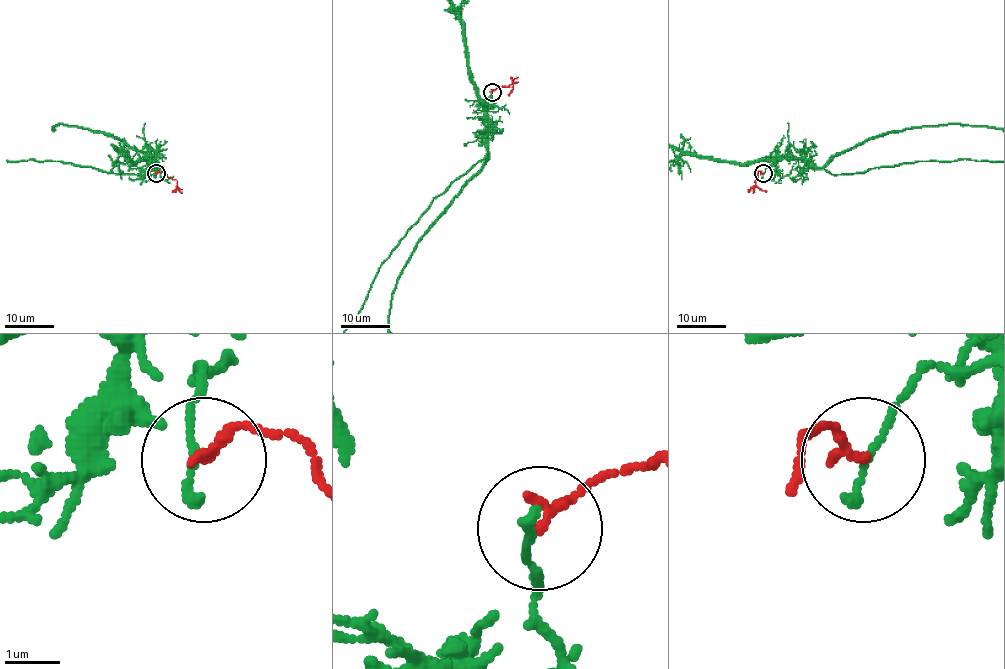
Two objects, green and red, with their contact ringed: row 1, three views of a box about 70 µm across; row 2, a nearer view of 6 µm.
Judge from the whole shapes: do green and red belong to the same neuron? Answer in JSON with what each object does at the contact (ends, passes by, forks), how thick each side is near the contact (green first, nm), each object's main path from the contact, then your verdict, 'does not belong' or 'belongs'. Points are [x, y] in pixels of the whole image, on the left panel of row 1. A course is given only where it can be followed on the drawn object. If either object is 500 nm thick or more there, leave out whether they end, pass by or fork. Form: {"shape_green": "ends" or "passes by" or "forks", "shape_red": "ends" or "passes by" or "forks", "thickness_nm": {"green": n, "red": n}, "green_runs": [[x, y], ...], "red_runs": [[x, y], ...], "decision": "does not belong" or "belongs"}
{"shape_green": "ends", "shape_red": "ends", "thickness_nm": {"green": 180, "red": 200}, "red_runs": [[156, 173], [161, 171], [177, 181], [177, 188], [172, 192]], "decision": "does not belong"}

